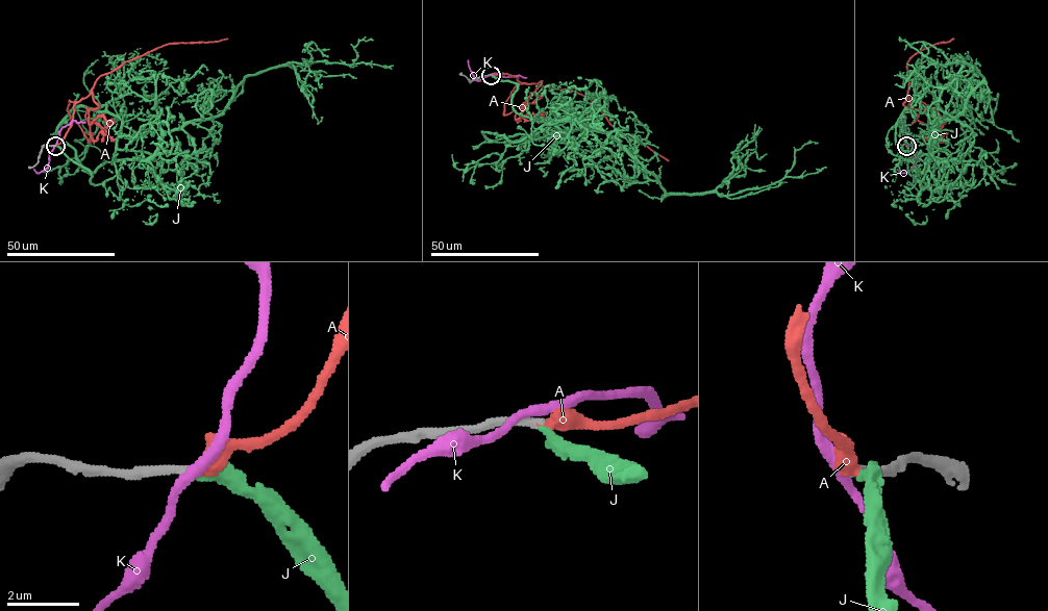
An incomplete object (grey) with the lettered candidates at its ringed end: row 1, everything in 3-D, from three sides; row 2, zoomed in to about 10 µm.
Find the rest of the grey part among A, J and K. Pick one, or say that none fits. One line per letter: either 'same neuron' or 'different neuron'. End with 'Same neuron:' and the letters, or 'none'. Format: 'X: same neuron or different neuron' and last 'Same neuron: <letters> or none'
A: same neuron
J: different neuron
K: different neuron
Same neuron: A

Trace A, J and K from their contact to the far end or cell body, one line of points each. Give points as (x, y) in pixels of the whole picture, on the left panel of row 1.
A: (55, 145), (63, 141), (71, 124), (74, 105), (89, 94), (100, 76), (170, 44), (227, 39)
J: (55, 146), (102, 183), (166, 132), (217, 117), (245, 77), (352, 64), (373, 40)
K: (54, 145), (48, 167), (38, 173), (33, 169)

